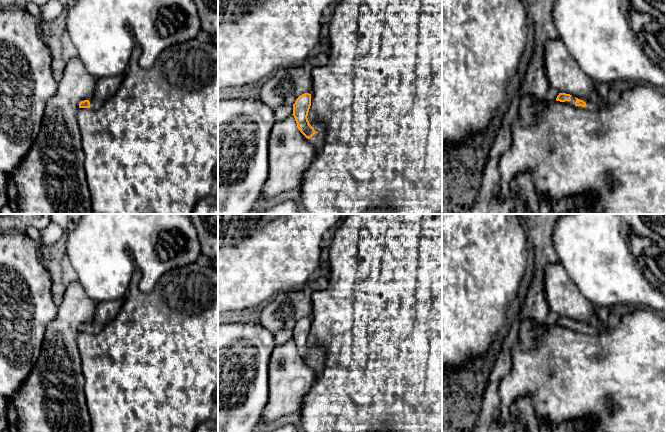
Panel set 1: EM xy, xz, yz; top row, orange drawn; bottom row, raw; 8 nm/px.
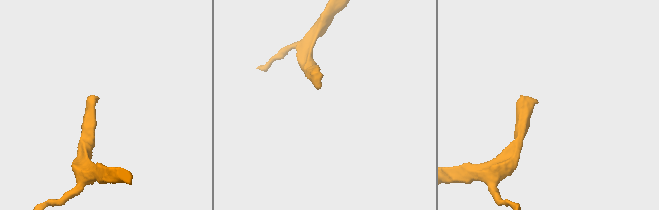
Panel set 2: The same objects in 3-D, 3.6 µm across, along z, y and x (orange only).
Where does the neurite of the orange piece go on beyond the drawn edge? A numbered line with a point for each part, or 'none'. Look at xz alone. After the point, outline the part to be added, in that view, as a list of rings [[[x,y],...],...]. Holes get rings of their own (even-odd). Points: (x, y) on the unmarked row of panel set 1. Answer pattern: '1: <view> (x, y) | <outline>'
1: xz (317, 364) | [[[319,351],[315,358],[309,363],[310,367],[313,369],[315,373],[315,377],[319,377],[324,369],[324,361],[325,361],[325,355],[324,352]]]

